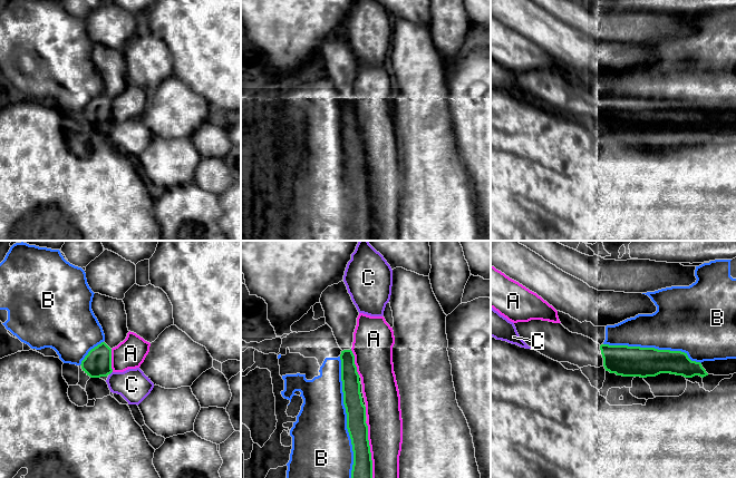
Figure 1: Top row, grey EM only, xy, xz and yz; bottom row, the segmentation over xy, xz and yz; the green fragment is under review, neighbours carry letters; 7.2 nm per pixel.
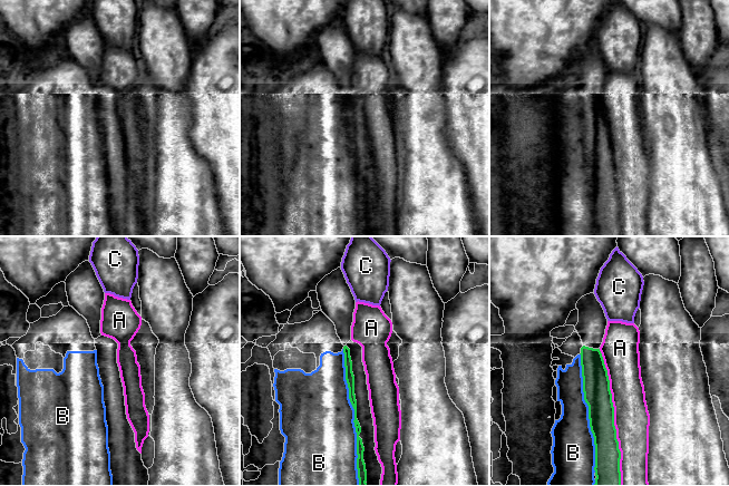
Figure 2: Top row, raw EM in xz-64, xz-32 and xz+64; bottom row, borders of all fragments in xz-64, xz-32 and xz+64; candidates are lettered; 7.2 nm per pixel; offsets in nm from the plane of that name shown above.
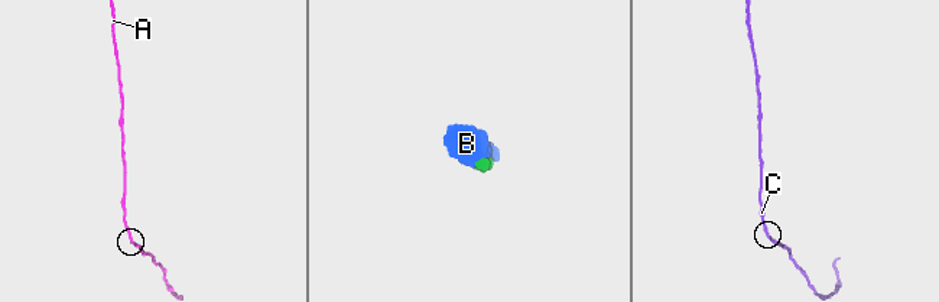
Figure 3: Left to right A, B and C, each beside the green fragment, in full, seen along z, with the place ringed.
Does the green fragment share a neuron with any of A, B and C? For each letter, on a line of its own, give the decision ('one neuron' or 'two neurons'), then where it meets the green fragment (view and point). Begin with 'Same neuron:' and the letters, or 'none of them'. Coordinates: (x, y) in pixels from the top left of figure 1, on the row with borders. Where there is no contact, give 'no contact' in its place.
Same neuron: none of them
A: two neurons; meets green in xz at (369, 449)
B: two neurons; meets green in xz at (347, 417)
C: two neurons; meets green in xy at (110, 372)

